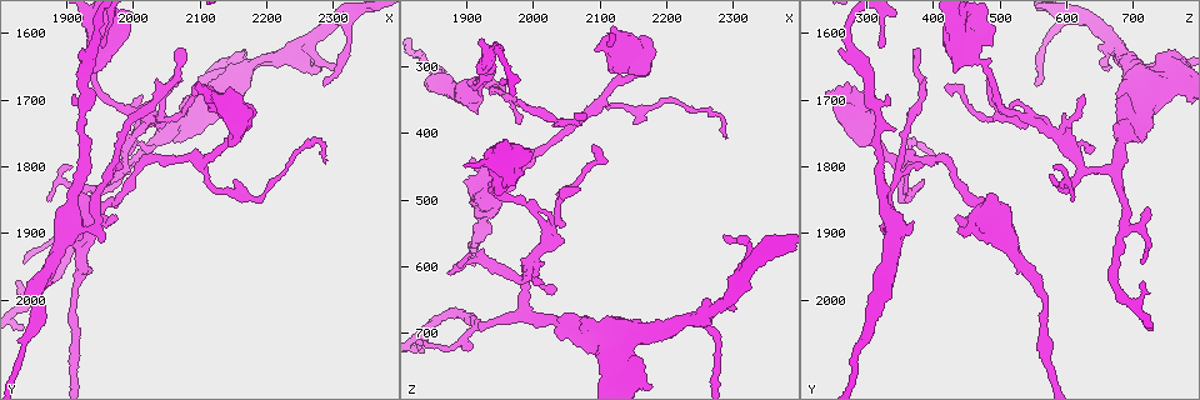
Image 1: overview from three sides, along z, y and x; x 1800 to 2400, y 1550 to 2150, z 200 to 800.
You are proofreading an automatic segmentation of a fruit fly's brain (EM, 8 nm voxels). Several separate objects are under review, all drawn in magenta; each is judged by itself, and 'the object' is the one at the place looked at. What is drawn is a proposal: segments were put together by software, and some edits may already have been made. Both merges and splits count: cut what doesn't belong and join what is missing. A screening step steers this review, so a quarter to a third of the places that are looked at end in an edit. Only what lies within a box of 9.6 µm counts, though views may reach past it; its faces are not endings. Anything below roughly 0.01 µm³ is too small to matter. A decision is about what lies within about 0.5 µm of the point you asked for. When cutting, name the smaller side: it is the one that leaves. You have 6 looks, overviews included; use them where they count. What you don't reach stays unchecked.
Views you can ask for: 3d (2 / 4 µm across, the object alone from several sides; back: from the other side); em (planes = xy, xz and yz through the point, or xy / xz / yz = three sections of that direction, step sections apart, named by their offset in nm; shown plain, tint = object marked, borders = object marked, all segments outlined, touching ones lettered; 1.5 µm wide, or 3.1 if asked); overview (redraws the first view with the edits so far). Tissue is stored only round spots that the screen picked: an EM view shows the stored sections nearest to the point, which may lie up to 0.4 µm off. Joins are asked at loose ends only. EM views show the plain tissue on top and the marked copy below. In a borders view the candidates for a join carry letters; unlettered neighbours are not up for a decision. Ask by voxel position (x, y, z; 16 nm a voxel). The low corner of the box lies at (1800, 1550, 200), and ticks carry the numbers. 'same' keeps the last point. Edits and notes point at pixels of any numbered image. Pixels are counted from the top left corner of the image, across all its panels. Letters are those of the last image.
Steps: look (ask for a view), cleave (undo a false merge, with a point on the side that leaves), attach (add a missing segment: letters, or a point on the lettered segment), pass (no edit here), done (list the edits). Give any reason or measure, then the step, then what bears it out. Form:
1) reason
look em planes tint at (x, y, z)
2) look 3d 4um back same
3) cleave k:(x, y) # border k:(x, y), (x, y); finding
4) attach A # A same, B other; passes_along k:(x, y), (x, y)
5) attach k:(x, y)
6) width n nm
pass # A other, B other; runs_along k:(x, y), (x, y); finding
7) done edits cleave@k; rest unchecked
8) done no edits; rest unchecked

look 3d 2um at (2010, 1695, 625)

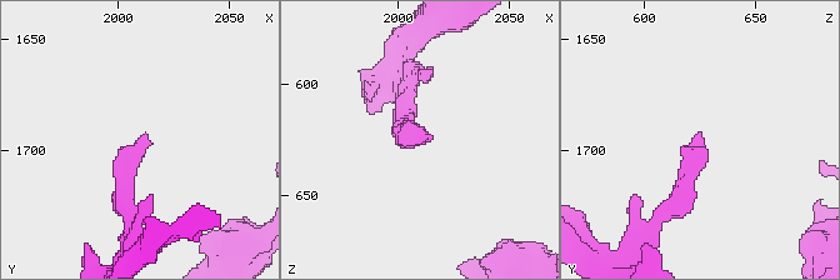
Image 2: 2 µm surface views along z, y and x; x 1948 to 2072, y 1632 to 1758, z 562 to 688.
look em xz step 4 borders at (2010, 1692, 624)

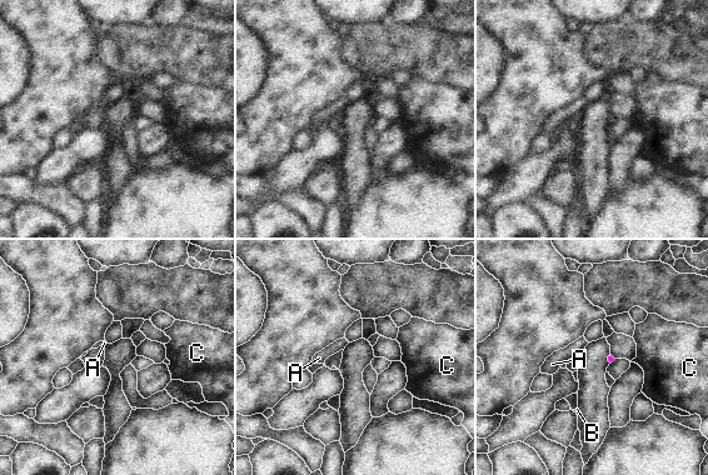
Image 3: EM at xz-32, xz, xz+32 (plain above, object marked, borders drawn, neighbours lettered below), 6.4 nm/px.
look em planes borders same

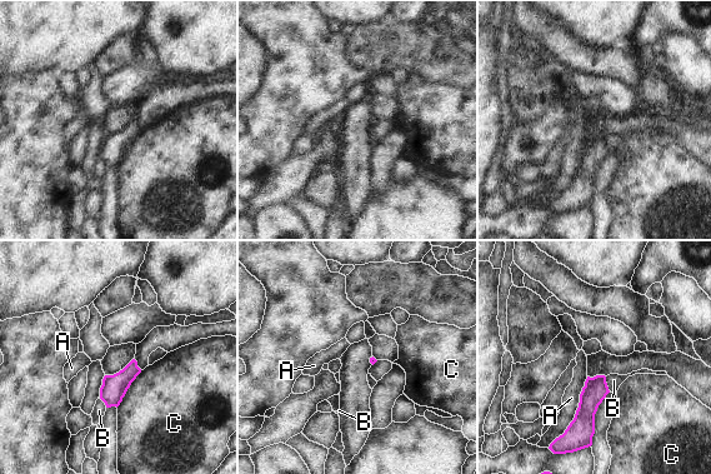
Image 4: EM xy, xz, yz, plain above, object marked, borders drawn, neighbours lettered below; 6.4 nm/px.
pass # A other, B other, C other; border 4:(141, 370), (116, 407); no lettered segment goes on from it

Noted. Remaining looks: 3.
two arms in line, one across
look em planes borders at (1920, 1890, 690)

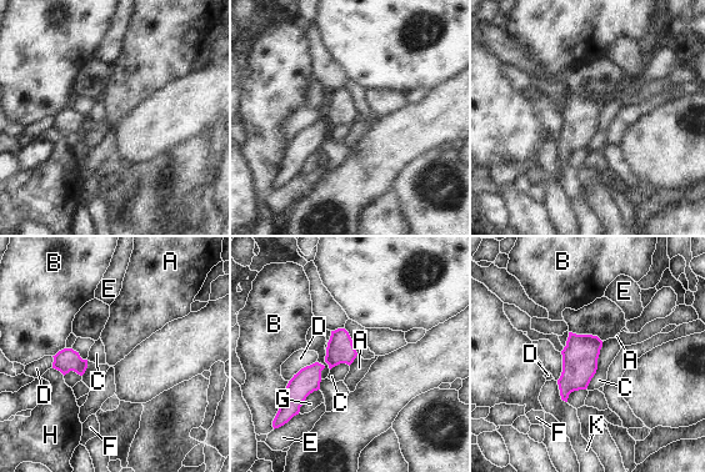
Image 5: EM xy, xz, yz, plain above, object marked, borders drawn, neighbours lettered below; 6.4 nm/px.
pass # A other, B other, C other, D other, E other, F other, G other, H other, K other; runs_along 5:(341, 331), (340, 349), (286, 395); one neuron here

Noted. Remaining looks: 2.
done no edits; rest unchecked

